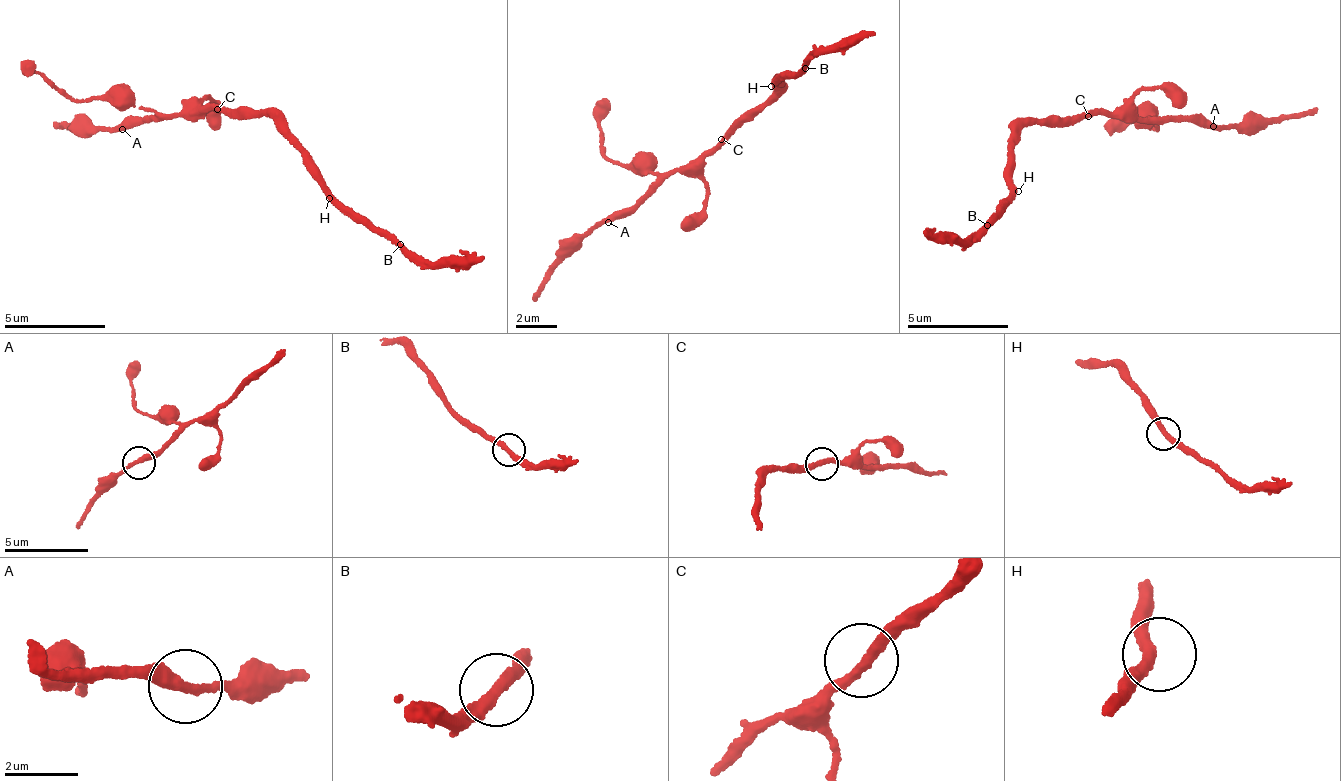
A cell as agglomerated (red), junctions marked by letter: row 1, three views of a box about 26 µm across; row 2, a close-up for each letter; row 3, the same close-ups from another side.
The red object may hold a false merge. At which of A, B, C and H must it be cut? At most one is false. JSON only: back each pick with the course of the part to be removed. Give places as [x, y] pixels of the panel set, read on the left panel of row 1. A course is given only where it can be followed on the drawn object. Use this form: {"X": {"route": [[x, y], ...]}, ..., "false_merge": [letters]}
{"false_merge": []}

